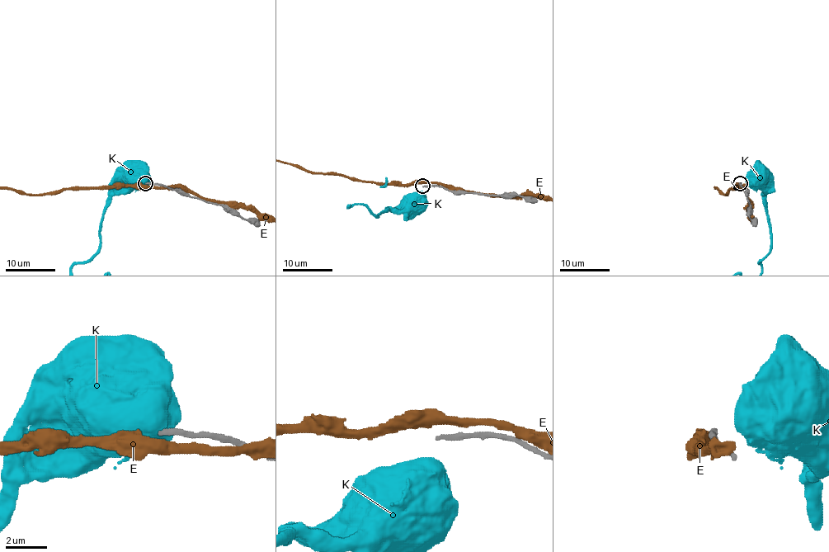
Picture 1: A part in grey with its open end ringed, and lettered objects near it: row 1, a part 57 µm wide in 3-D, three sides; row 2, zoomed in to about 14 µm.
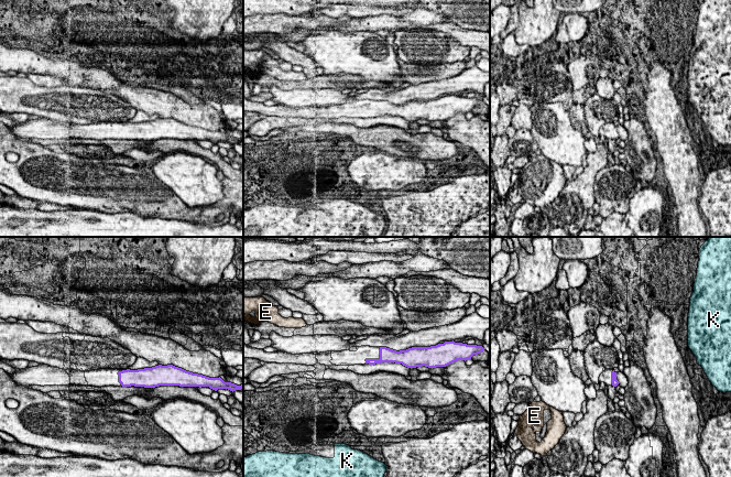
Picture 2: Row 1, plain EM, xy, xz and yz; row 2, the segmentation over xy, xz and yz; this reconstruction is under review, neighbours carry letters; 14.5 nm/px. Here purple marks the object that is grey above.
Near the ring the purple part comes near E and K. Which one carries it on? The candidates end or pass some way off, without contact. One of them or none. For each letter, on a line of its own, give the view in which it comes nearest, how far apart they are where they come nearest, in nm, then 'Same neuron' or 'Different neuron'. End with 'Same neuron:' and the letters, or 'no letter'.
E: Closest in yz. Distance 850 nm. Different neuron
K: Closest in yz. Distance 1100 nm. Different neuron
Same neuron: no letter

